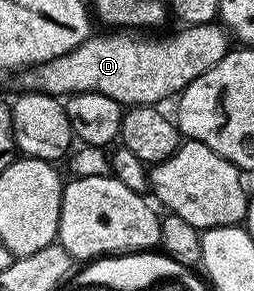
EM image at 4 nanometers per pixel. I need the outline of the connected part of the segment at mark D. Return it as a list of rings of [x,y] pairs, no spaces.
[[[216,22],[195,23],[180,29],[162,39],[140,39],[137,33],[90,34],[66,55],[20,72],[22,88],[58,97],[94,91],[119,101],[126,108],[161,105],[164,99],[172,100],[184,91],[195,77],[219,65],[231,50],[230,36]]]

